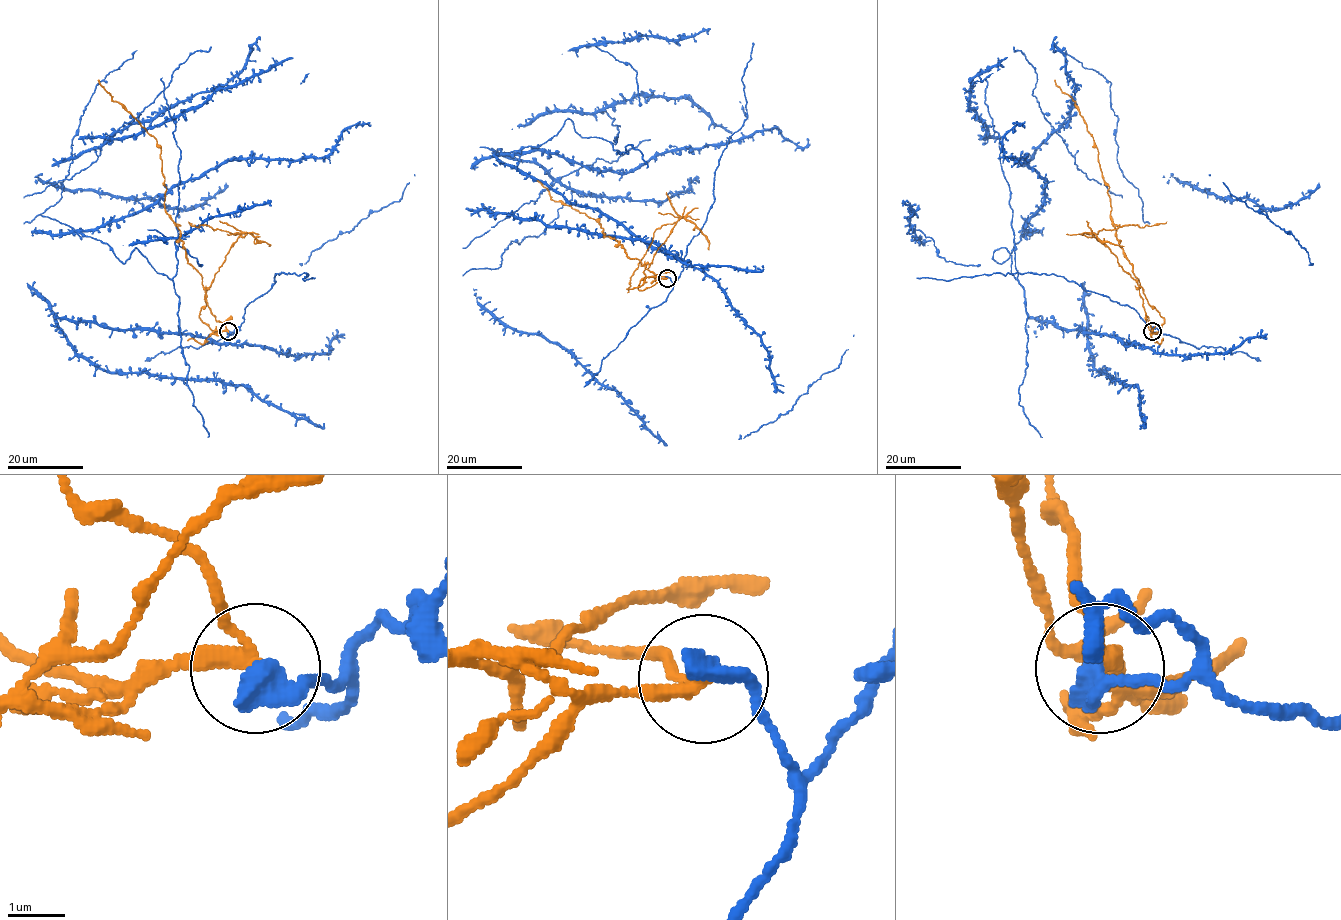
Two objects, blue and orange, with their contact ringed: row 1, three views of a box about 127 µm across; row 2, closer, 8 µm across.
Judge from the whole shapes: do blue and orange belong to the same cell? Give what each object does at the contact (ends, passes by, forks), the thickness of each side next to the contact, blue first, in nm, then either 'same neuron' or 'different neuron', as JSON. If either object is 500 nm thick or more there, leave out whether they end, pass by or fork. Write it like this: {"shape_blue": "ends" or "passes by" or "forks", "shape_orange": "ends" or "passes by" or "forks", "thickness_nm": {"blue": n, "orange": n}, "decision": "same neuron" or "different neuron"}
{"shape_blue": "ends", "shape_orange": "passes by", "thickness_nm": {"blue": 440, "orange": 220}, "decision": "different neuron"}

